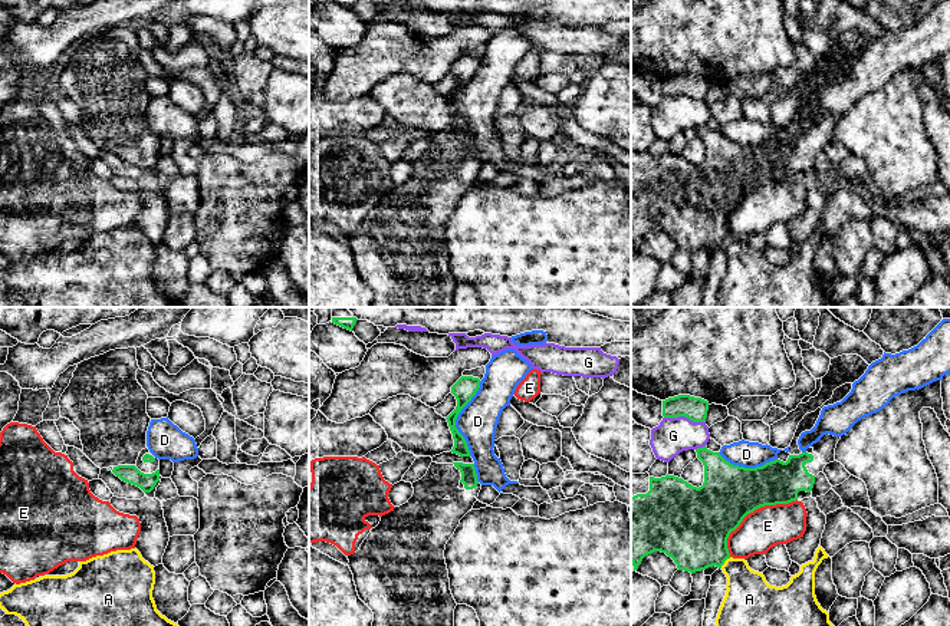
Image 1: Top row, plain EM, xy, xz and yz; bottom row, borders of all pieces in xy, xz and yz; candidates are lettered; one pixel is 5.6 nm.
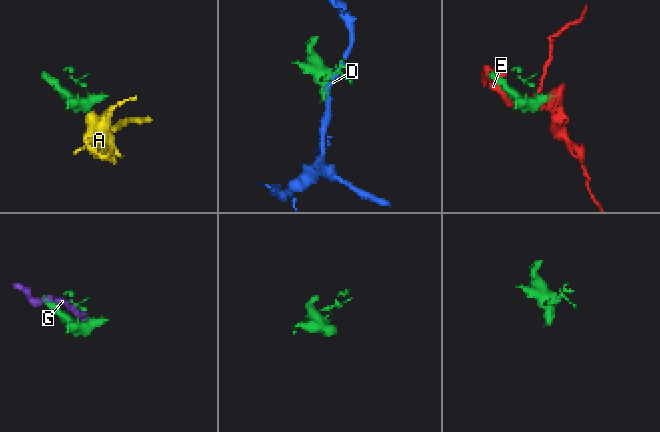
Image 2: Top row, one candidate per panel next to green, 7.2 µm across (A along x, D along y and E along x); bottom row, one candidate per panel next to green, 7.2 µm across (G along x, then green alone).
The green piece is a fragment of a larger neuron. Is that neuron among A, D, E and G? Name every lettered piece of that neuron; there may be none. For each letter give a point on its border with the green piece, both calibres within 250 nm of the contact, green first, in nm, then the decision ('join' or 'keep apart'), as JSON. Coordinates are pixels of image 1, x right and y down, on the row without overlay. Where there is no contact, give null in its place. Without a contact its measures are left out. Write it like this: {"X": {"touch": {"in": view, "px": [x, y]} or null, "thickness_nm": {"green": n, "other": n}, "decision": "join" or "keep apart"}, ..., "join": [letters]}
{"A": {"touch": {"in": "yz", "px": [725, 239]}, "thickness_nm": {"green": 400, "other": 280}, "decision": "keep apart"}, "D": {"touch": {"in": "xz", "px": [456, 96]}, "thickness_nm": {"green": 120, "other": 220}, "decision": "keep apart"}, "E": {"touch": {"in": "yz", "px": [750, 190]}, "thickness_nm": {"green": 340, "other": 220}, "decision": "keep apart"}, "G": {"touch": {"in": "yz", "px": [684, 94]}, "thickness_nm": {"green": 130, "other": 200}, "decision": "keep apart"}, "join": []}

